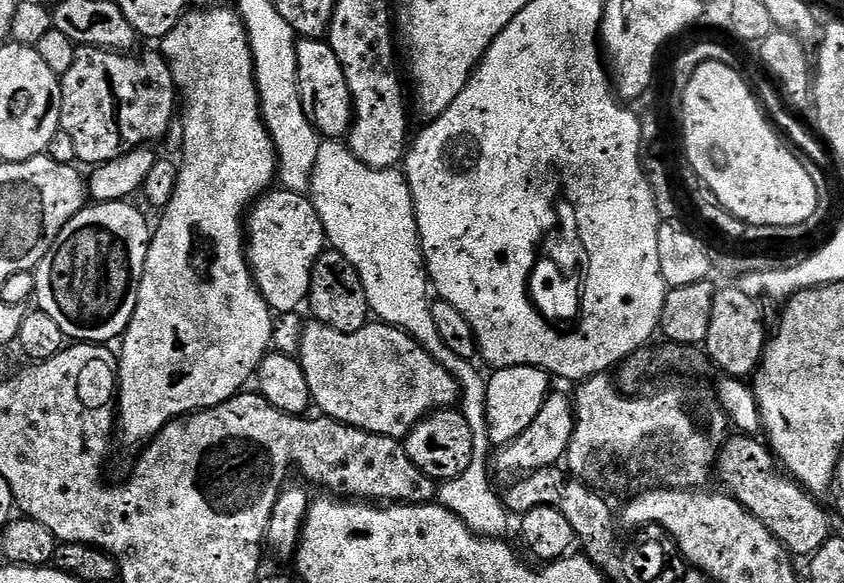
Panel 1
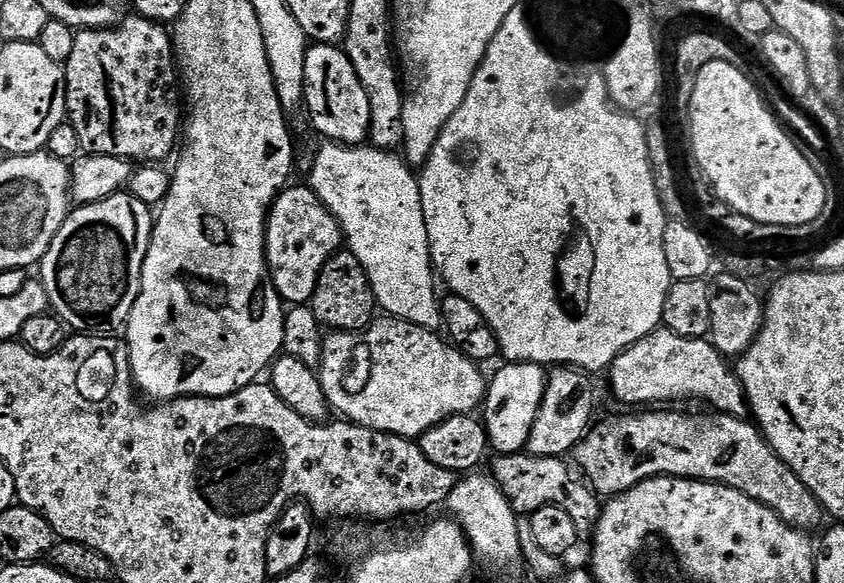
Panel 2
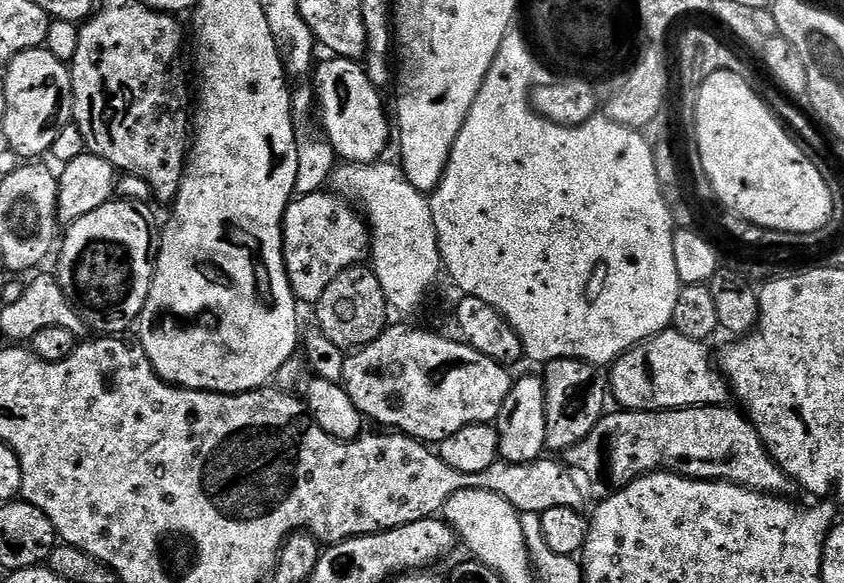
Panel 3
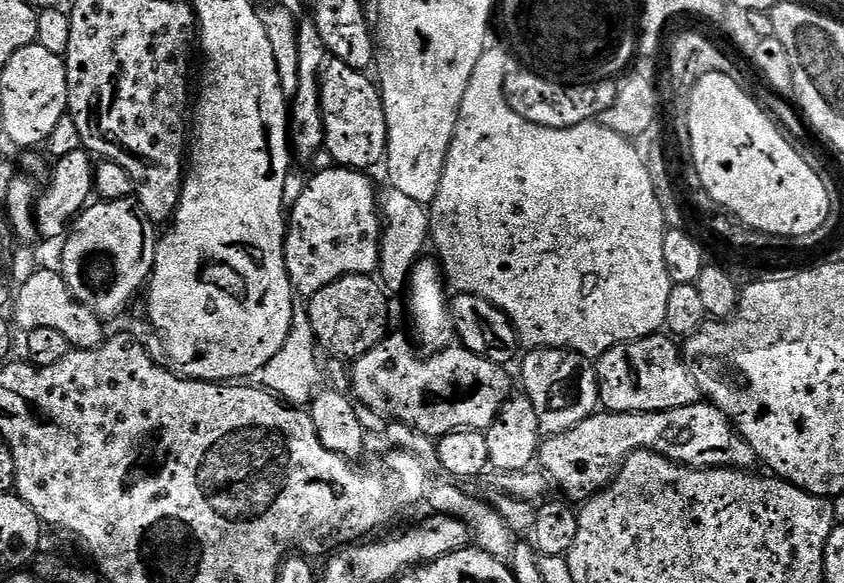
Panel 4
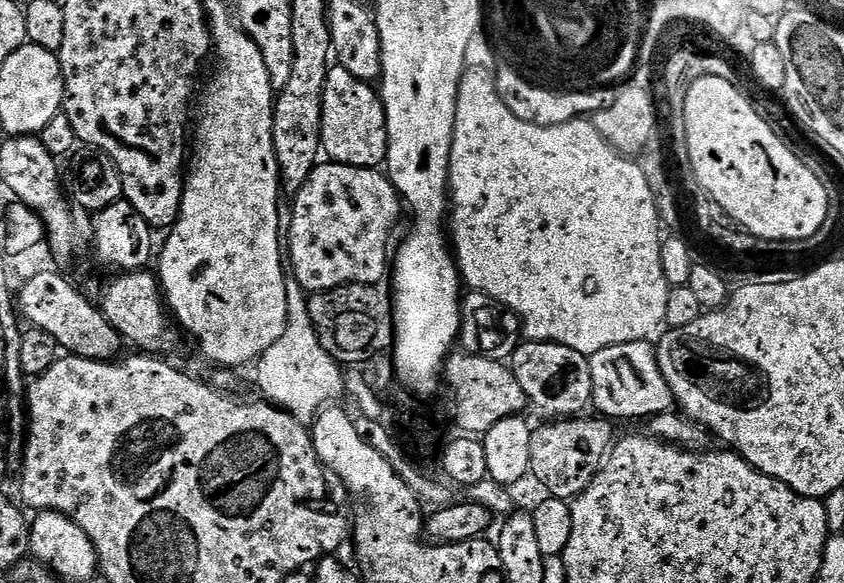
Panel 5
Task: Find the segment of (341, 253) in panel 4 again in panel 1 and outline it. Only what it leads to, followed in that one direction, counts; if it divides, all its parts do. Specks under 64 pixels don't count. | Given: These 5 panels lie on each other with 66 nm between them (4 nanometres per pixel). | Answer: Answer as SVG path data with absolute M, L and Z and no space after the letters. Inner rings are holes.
M287 190L276 191L261 195L247 217L246 255L260 295L277 314L295 312L300 308L299 304L307 301L312 285L312 267L320 253L325 251L326 239L323 224L307 195Z

